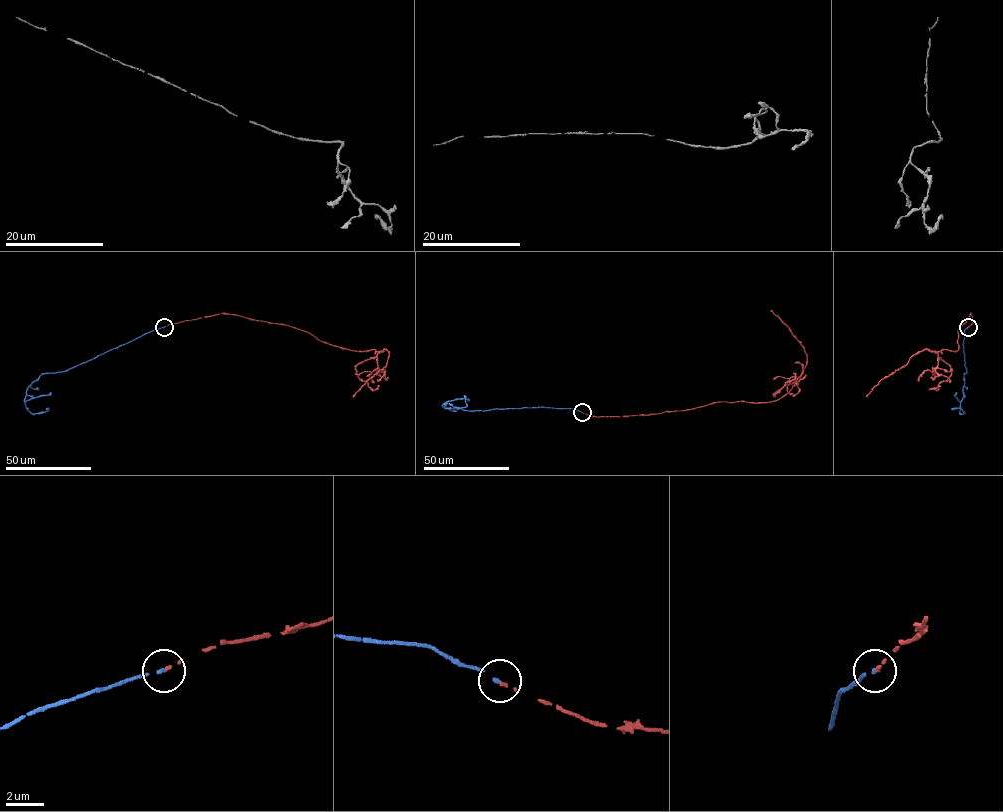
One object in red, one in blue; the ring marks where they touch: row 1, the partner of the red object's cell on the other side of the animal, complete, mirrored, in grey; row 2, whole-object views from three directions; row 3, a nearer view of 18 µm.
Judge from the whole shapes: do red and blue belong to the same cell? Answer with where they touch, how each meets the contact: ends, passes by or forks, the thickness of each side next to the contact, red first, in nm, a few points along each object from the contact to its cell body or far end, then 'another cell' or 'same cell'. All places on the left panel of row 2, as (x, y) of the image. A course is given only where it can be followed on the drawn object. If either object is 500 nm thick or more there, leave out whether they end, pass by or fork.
(164, 327) | red ends | blue ends | 110/140 nm | red via (163, 327), (219, 313), (230, 314), (286, 325), (345, 348), (385, 349), (389, 354), (386, 366), (353, 396) | blue via (163, 327), (64, 371), (41, 374), (28, 387), (25, 405), (33, 413), (49, 410), (46, 409) | same cell

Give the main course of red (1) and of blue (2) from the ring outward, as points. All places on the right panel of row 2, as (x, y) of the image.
1: (968, 327), (973, 322), (971, 313), (958, 329), (957, 351), (924, 349), (914, 354), (866, 396)
2: (968, 327), (965, 329), (963, 345), (967, 372), (959, 411), (964, 412), (951, 409)

